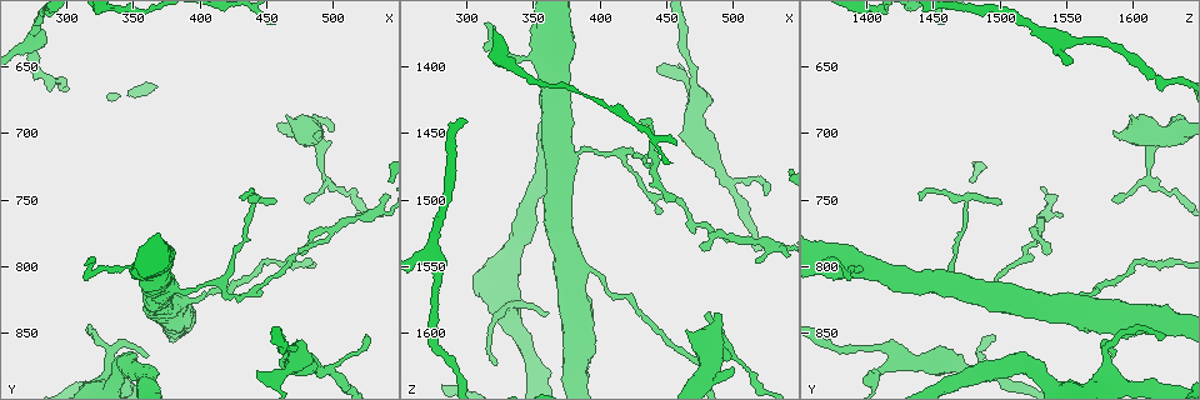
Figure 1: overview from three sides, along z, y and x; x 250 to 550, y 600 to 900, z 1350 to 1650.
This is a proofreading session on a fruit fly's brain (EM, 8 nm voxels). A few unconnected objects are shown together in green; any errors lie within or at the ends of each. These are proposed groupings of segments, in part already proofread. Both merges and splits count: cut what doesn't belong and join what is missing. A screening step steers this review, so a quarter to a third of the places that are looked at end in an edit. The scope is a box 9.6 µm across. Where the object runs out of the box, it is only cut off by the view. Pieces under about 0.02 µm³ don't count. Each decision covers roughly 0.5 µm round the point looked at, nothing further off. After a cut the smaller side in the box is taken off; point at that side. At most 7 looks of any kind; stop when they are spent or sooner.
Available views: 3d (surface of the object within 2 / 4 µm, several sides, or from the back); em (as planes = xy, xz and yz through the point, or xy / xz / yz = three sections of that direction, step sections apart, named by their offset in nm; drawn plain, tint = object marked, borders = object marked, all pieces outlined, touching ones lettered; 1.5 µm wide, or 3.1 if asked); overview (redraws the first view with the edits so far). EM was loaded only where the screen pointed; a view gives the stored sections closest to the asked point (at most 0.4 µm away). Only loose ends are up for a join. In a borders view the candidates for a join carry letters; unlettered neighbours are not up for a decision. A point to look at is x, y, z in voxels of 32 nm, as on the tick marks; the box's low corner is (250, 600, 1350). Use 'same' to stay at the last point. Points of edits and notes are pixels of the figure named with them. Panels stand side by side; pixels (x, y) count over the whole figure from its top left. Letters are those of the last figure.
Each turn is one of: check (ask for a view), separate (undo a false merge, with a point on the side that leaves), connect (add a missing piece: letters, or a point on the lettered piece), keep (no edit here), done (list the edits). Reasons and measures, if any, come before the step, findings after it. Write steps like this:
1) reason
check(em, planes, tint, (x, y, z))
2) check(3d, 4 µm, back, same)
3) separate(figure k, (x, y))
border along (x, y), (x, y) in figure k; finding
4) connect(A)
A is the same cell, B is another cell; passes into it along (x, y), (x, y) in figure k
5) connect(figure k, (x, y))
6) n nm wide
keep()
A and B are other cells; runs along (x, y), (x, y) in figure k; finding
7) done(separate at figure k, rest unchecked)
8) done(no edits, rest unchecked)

an open end
check(em, planes, borders, (516, 760, 1544))

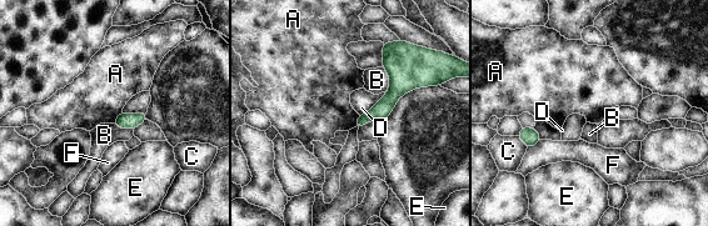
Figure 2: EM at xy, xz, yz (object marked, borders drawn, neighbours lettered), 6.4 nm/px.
keep()
A, B, C, D, E and F are other cells; none of them fits

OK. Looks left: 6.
branch stops here
check(3d, 4 µm, (490, 696, 1586))

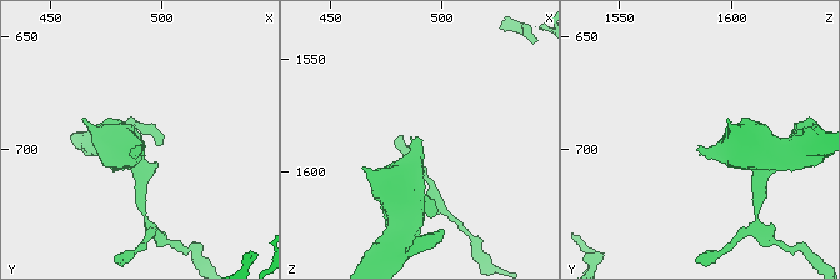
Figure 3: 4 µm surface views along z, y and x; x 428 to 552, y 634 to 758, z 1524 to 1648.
now the EM
check(em, planes, borders, (489, 699, 1585))

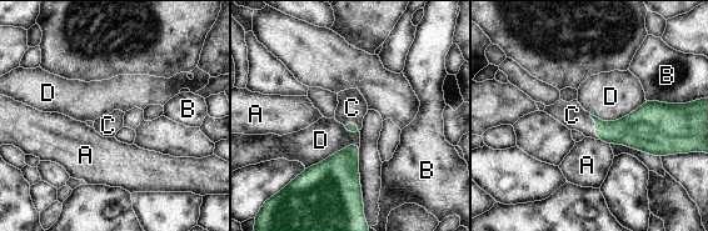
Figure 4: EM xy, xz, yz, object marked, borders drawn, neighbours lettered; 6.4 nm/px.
connect(C)
C is the same cell, A, B and D are other cells; passes into it along (634, 130), (596, 127), (572, 115) in figure 4; the neuron continues

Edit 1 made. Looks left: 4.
done(connect at figure 4, rest unchecked)

